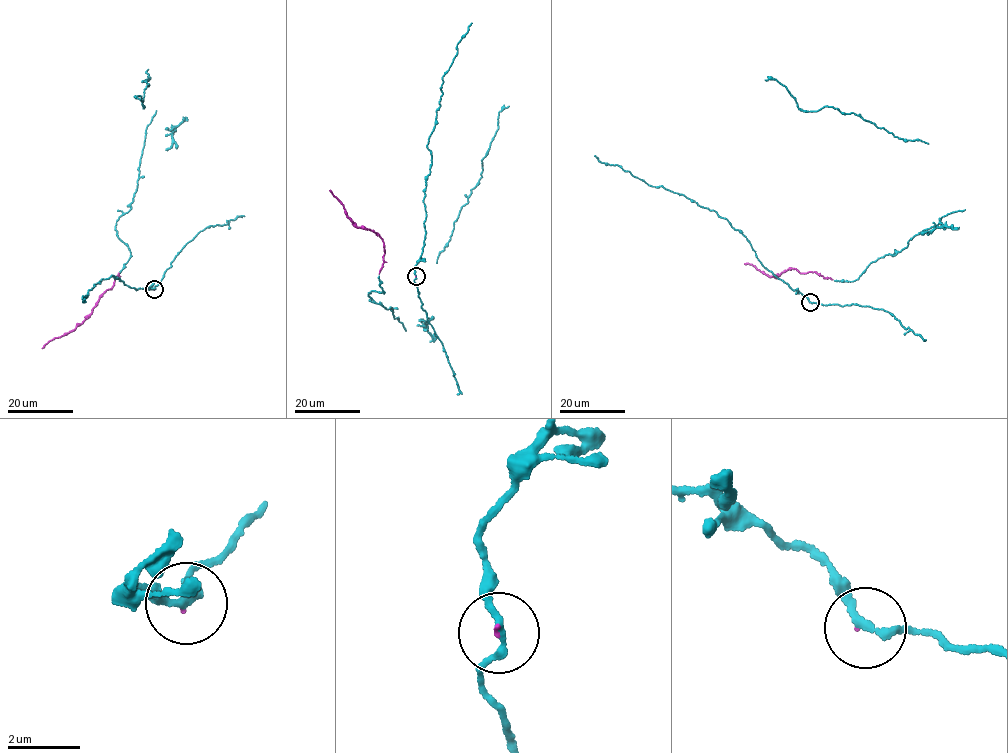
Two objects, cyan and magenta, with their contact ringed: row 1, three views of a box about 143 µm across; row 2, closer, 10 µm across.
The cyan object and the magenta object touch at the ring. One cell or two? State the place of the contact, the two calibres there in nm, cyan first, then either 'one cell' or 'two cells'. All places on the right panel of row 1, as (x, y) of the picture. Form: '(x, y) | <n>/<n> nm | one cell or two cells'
(810, 302) | 200/60 nm | one cell

